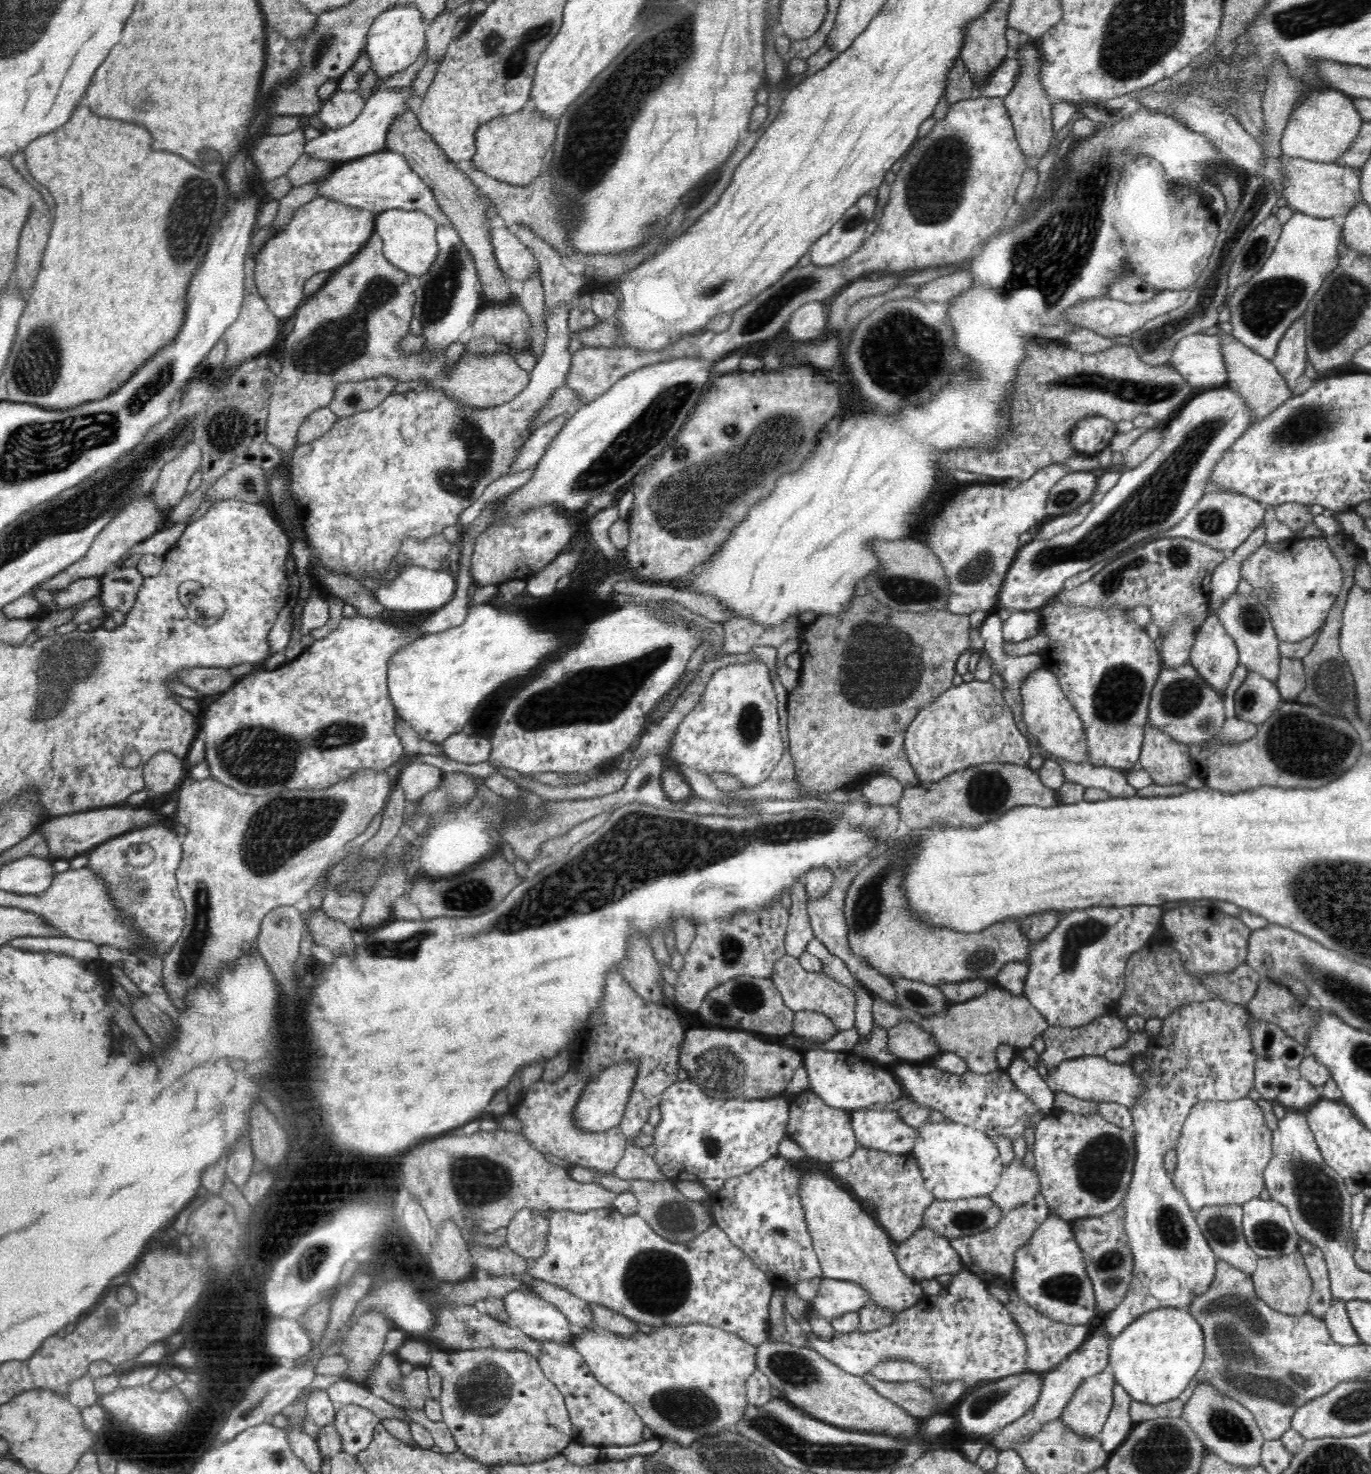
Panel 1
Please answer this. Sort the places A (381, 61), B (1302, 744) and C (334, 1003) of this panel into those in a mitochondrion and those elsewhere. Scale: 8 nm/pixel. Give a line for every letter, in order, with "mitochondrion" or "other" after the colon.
A: other
B: mitochondrion
C: other

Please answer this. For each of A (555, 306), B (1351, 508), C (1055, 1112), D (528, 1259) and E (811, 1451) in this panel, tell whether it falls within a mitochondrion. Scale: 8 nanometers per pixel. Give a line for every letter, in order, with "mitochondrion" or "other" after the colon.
A: other
B: other
C: other
D: other
E: mitochondrion

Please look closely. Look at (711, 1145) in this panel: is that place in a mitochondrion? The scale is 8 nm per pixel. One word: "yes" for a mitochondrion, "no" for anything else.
yes

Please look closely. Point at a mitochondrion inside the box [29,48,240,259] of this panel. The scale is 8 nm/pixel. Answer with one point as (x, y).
(208, 154)

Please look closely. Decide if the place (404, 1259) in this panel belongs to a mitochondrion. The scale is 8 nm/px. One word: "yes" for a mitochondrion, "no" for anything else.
yes

